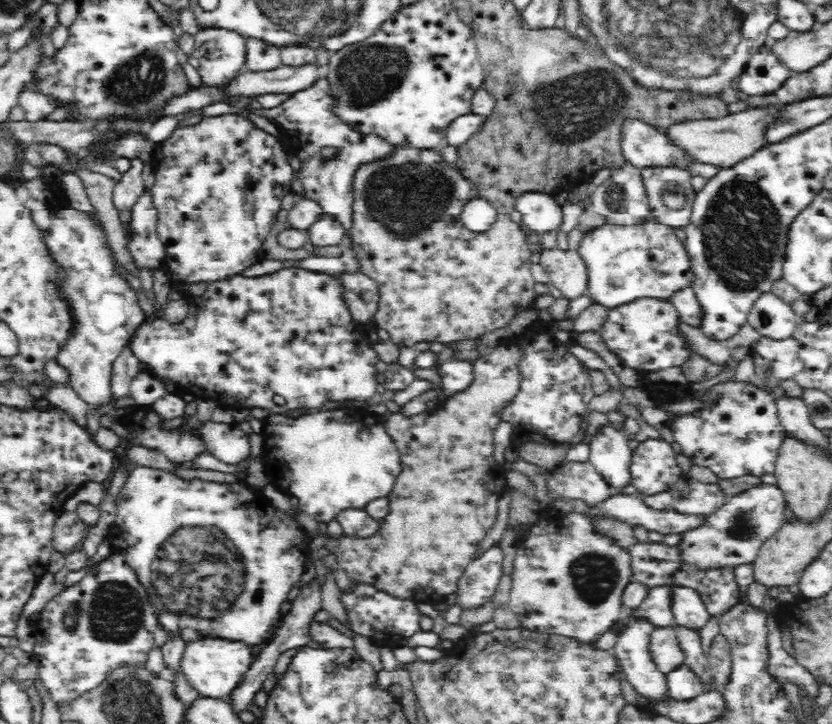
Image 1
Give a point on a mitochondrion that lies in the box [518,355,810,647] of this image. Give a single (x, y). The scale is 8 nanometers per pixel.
(595, 576)

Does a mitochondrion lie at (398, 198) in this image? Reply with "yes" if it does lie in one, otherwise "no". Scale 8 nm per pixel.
yes

